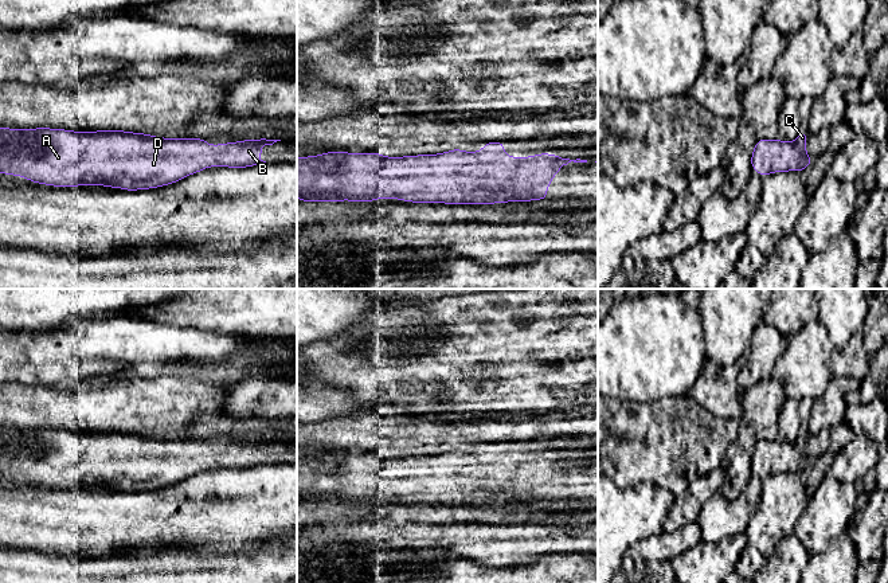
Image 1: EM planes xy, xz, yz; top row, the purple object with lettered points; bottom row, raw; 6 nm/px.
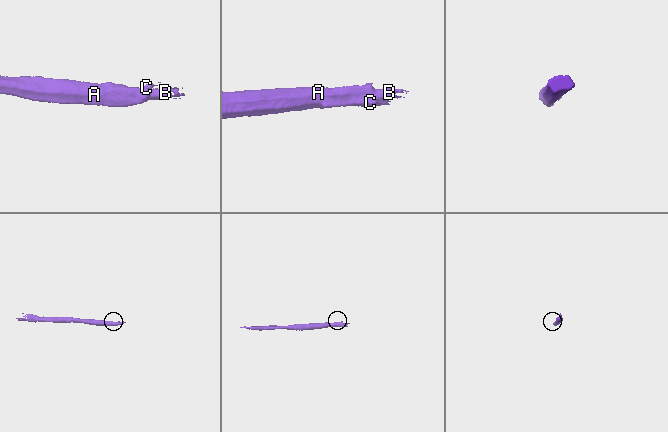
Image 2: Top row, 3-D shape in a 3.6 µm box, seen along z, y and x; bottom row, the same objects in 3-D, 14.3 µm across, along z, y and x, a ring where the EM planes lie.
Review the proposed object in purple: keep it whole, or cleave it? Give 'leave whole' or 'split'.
leave whole

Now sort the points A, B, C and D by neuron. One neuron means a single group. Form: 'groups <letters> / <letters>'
groups A B C D

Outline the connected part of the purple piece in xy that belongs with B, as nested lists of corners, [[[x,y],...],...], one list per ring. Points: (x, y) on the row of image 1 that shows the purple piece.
[[[0,128],[0,173],[52,187],[105,185],[125,191],[173,184],[208,167],[246,168],[265,164],[261,148],[281,140],[245,140],[208,145],[204,138],[164,138],[124,130]]]

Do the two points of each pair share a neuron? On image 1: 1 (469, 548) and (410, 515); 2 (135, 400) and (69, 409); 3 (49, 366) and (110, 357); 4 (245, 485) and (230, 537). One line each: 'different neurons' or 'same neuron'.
1: different neurons
2: same neuron
3: same neuron
4: same neuron

